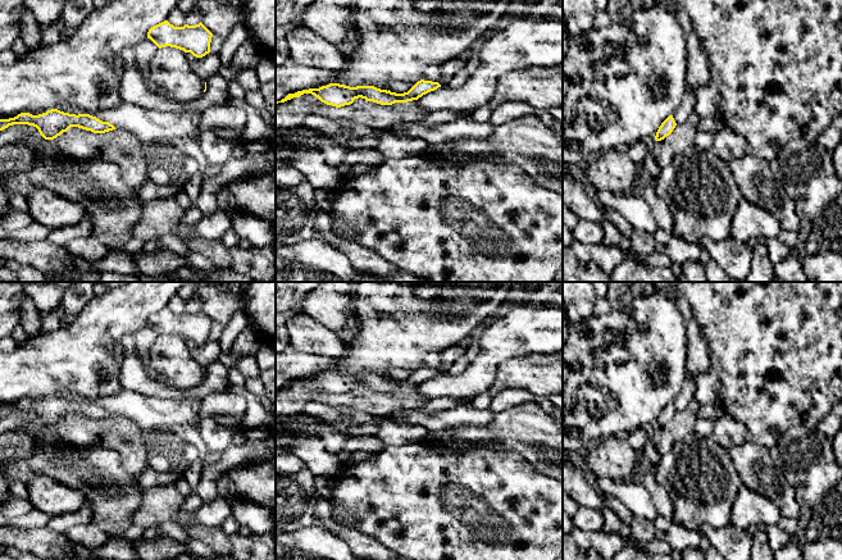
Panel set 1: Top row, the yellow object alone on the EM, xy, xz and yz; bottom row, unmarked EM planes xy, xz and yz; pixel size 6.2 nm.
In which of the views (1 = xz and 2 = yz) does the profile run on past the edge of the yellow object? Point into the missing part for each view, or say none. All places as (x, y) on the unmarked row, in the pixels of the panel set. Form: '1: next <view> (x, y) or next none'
1: next none
2: next none

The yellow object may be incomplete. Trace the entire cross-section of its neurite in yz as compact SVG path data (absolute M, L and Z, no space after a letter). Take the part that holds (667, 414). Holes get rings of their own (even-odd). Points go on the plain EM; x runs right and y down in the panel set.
M669 402L659 414L655 427L656 428L664 427L666 423L669 423L673 419L675 413L677 413L677 410L675 410L673 402Z

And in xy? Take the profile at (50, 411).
M51 396L38 402L21 400L14 405L0 406L0 418L13 411L33 413L45 427L54 427L63 419L67 419L70 414L78 414L94 420L105 420L115 416L109 409L103 409L90 401L76 402L58 396Z

